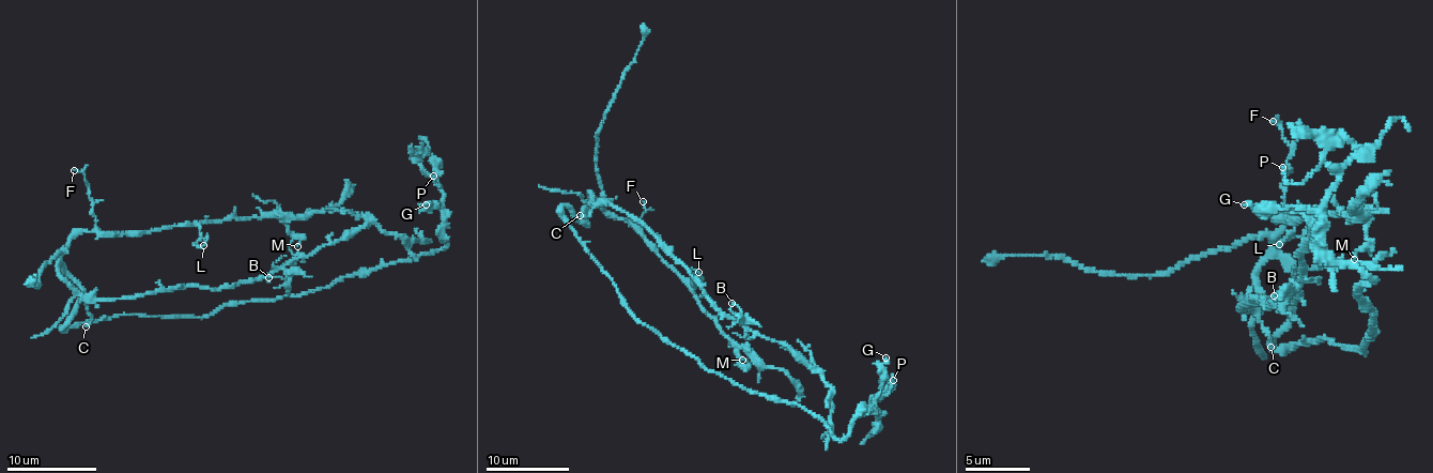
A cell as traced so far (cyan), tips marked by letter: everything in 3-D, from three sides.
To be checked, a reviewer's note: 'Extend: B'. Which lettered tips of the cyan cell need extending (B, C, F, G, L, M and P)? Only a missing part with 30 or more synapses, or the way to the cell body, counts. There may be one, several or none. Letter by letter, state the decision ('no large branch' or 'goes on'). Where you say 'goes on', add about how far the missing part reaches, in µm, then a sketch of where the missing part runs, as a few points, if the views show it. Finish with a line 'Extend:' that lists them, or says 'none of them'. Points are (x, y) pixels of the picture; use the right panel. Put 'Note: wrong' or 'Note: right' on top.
Note: wrong
B: no large branch
C: no large branch
F: no large branch
G: no large branch
L: no large branch
M: no large branch
P: no large branch
Extend: none of them

